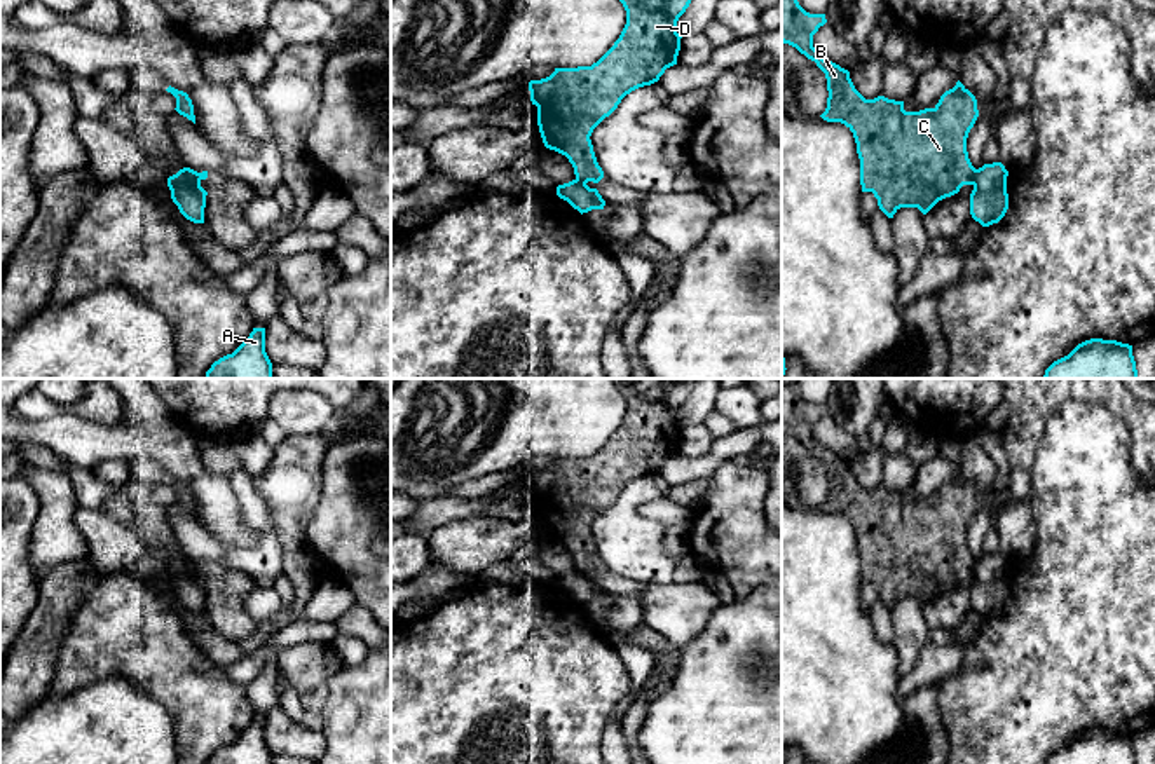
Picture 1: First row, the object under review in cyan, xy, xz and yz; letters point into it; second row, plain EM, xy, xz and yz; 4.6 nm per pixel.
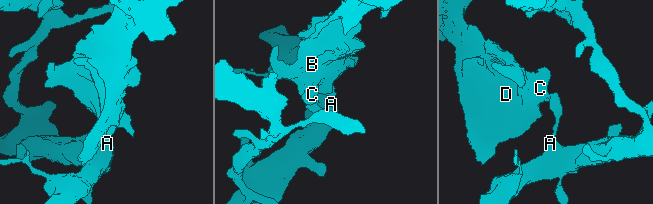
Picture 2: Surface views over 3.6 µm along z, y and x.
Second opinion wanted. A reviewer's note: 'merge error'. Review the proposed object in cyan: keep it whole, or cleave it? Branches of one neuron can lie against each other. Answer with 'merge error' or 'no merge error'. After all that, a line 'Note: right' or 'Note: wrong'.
merge error
Note: right

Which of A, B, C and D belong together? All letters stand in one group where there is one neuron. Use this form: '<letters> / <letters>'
A / B C D

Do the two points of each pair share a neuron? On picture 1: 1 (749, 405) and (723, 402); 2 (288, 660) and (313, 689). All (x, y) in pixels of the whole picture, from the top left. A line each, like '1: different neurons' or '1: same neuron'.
1: same neuron
2: same neuron

